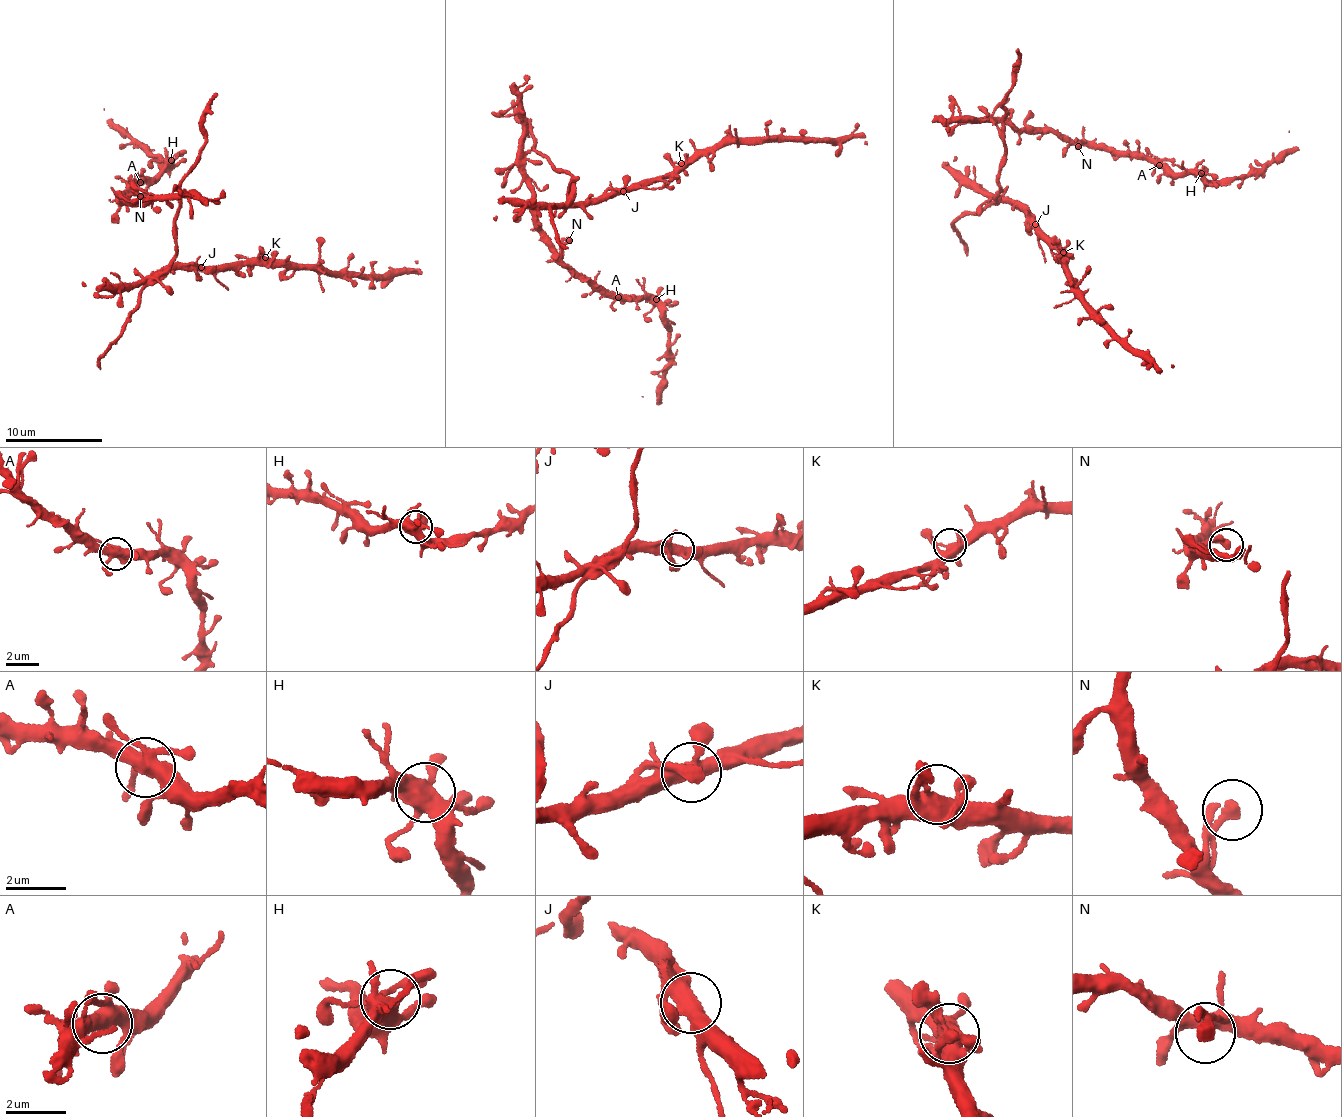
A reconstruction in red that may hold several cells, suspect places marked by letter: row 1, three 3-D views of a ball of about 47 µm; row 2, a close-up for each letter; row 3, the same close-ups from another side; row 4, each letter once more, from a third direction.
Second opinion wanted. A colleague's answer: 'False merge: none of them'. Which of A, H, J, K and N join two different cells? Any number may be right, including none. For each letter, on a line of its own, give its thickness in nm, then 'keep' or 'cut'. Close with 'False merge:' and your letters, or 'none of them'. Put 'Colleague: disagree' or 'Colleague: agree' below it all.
A: calibre 440 nm; keep
H: calibre 460 nm; keep
J: calibre 420 nm; keep
K: calibre 440 nm; keep
N: calibre 420 nm; keep
False merge: none of them
Colleague: agree

